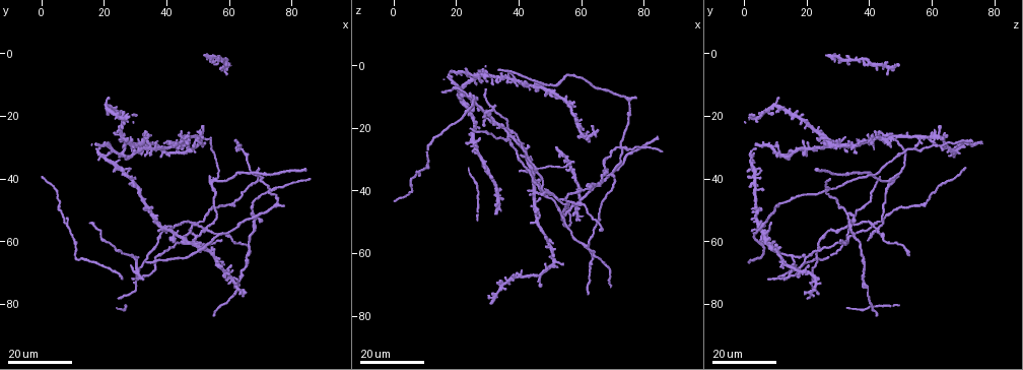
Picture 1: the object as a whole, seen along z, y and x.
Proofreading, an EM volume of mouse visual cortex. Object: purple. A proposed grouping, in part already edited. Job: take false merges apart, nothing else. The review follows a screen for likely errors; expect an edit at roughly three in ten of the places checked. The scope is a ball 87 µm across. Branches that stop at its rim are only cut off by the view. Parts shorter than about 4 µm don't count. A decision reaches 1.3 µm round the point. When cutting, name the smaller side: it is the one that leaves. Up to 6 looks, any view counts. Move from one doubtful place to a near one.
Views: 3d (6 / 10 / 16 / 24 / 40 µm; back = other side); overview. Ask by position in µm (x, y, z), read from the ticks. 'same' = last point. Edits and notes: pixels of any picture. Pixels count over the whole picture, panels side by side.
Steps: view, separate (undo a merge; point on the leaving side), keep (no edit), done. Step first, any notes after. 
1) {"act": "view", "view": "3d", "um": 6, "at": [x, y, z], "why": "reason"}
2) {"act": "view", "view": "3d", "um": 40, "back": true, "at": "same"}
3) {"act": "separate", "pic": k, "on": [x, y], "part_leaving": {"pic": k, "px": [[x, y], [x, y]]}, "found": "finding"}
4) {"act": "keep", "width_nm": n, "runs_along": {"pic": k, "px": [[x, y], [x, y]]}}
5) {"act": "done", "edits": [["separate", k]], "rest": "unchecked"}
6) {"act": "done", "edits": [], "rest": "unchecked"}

{"act": "view", "view": "3d", "um": 16, "at": [31.0, 72.0, 14.5], "why": "four arms meet"}

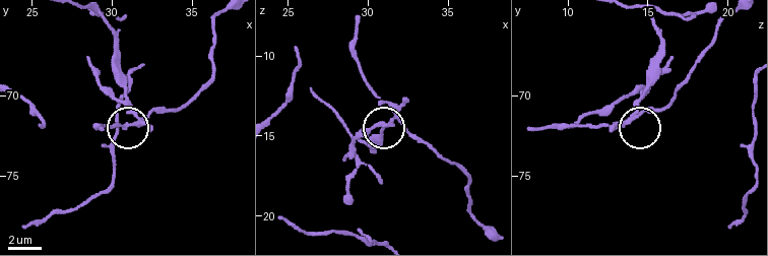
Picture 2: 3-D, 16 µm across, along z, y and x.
{"act": "view", "view": "3d", "um": 10, "at": [31.7, 71.5, 13.6]}

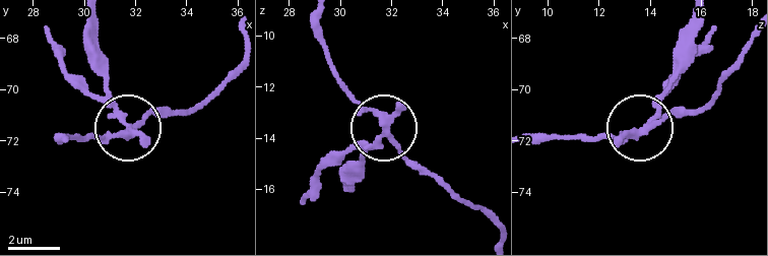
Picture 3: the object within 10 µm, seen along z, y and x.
{"act": "separate", "pic": 3, "on": [101, 101], "part_leaving": {"pic": 3, "px": [[129, 127], [101, 76], [89, 17]]}, "found": "two neurons meet here"}

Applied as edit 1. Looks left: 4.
{"act": "view", "view": "overview"}

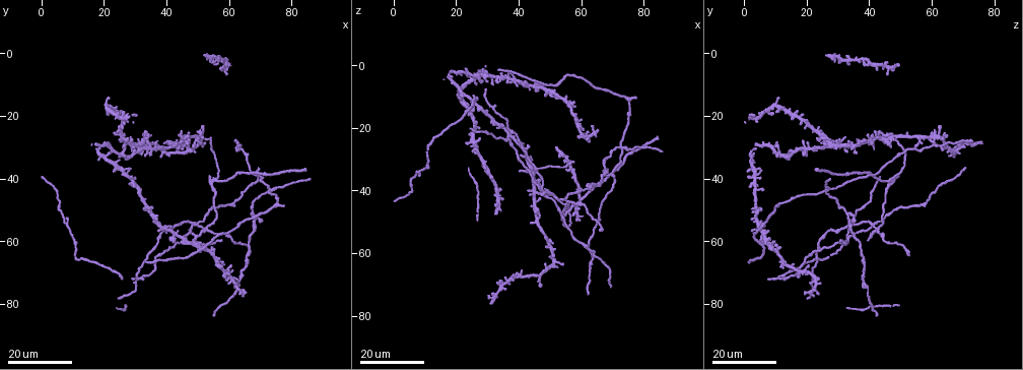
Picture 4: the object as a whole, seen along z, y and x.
{"act": "view", "view": "3d", "um": 24, "at": [48.0, 53.5, 41.0], "why": "four arms meet"}

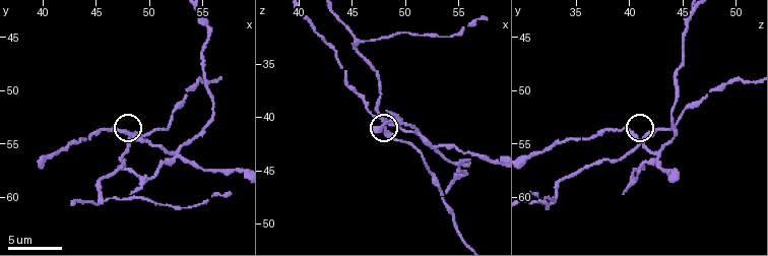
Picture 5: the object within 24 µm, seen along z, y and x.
{"act": "view", "view": "3d", "um": 6, "at": [48.4, 54.4, 40.6], "why": "zoom in"}

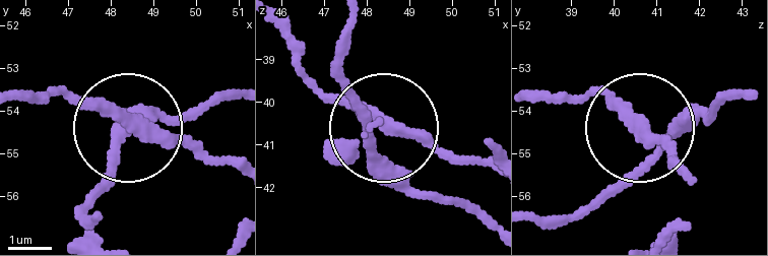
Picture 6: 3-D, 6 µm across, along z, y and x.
{"act": "keep", "arms": 4, "runs_along": {"pic": 6, "px": [[236, 168], [54, 94]]}, "found": "one neuron here"}

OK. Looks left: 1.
{"act": "view", "view": "3d", "um": 16, "at": [52.8, 56.2, 42.6], "why": "four arms meet"}

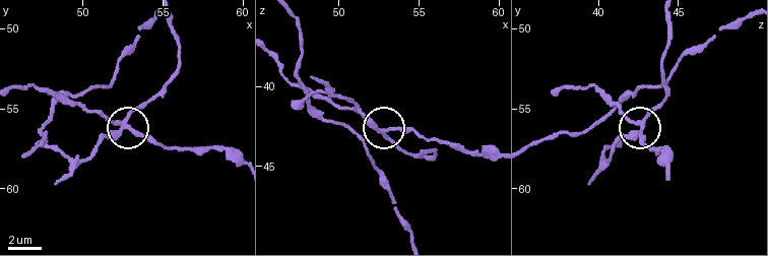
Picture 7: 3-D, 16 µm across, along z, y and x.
{"act": "separate", "pic": 7, "on": [107, 134], "arms": 4, "part_leaving": {"pic": 7, "px": [[124, 122], [160, 94], [177, 66], [180, 50], [172, 17]]}, "found": "a second neuron is stuck on"}

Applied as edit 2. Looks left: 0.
{"act": "done", "edits": [["separate", 3], ["separate", 7]], "rest": "unchecked"}

